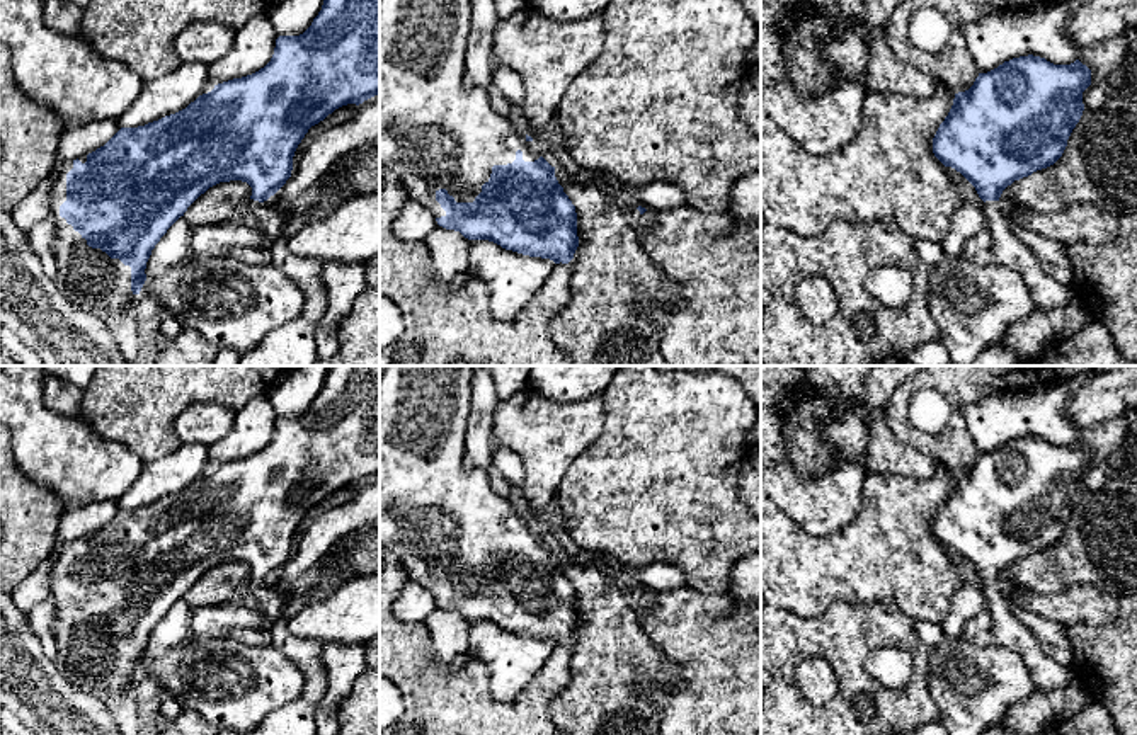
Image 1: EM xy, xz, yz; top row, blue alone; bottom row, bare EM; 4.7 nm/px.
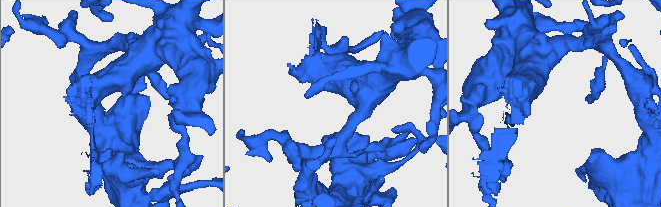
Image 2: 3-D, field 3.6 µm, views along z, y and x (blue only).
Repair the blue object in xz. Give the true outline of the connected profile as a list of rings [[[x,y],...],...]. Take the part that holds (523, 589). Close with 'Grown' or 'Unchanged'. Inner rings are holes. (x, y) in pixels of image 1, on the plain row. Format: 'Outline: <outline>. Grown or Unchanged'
Outline: [[[380,366],[380,373],[380,548],[403,565],[414,582],[431,590],[439,607],[460,612],[468,621],[489,621],[523,636],[568,645],[579,628],[577,594],[555,558],[555,548],[536,534],[533,519],[524,516],[516,502],[492,490],[487,471],[470,470],[465,464],[466,424],[475,366]]]. Grown

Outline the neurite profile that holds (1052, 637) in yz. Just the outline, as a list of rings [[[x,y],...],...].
[[[1011,604],[1009,609],[1040,641],[1042,650],[1064,667],[1071,667],[1074,660],[1072,645],[1066,635],[1066,628],[1021,606]]]

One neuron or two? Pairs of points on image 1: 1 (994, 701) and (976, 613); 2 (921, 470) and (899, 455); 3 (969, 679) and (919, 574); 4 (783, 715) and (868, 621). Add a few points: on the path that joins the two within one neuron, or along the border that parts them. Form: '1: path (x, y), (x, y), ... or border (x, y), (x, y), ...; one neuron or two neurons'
1: path (972, 679), (967, 674), (967, 635); one neuron
2: path (916, 465), (904, 460); one neuron
3: border (960, 587), (952, 611), (940, 623); two neurons
4: path (783, 681), (783, 666), (812, 637), (834, 637); one neuron

